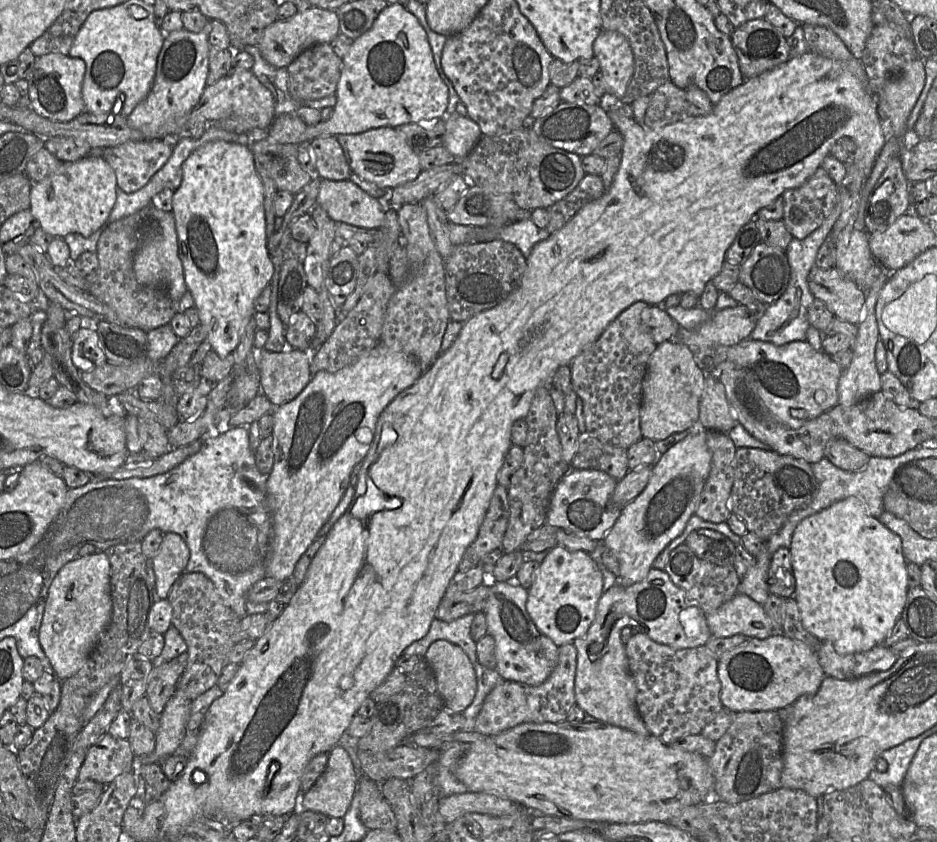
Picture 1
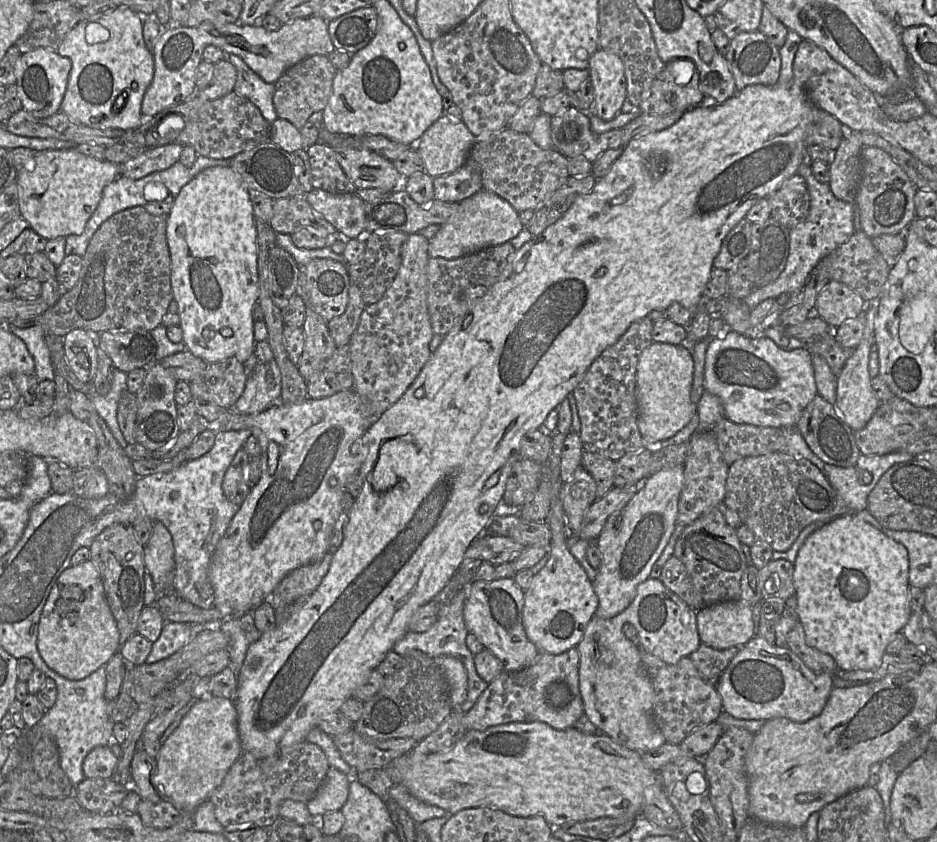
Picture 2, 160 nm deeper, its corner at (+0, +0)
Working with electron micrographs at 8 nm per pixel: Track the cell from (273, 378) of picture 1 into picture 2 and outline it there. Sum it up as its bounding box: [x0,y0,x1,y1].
[167,166,259,364]

